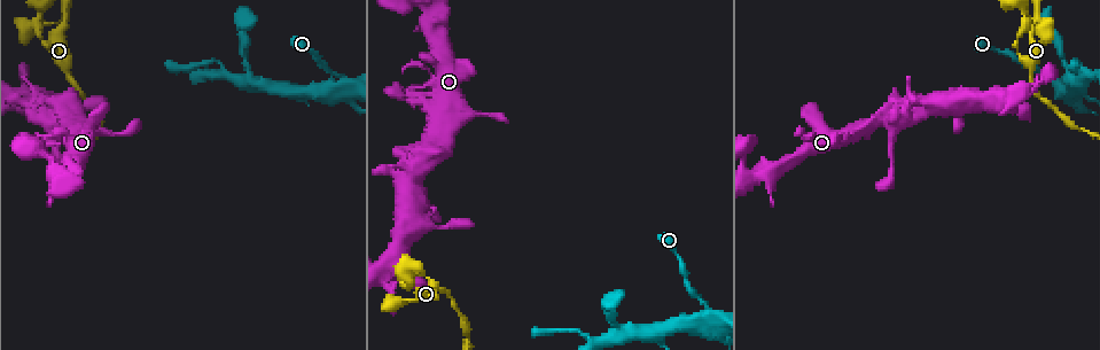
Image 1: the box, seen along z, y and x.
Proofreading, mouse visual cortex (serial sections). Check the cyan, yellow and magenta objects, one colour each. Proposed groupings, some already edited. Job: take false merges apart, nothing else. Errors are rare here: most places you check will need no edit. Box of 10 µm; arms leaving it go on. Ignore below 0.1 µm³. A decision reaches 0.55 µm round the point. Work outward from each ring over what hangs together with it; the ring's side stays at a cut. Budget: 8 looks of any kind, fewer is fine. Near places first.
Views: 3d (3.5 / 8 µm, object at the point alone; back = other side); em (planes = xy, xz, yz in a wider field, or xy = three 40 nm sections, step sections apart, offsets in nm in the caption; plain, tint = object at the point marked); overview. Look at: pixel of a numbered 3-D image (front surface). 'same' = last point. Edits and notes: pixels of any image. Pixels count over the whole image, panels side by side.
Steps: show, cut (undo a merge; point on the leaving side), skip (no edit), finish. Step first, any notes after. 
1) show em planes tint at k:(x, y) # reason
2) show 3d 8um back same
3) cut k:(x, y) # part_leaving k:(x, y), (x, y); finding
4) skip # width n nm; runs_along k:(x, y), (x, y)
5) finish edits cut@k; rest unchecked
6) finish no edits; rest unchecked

show 3d 3.5um at 1:(1058, 84) # abrupt turn

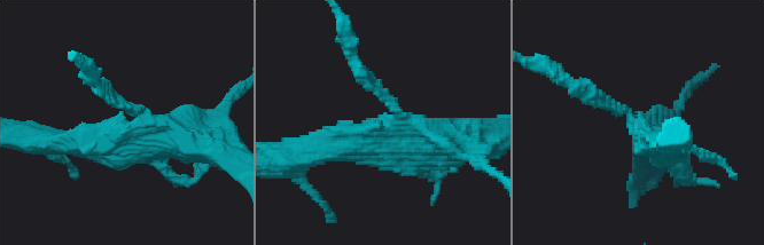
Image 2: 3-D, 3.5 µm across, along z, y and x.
show em xy step 5 tint at 2:(146, 130) # shape alone is not enough

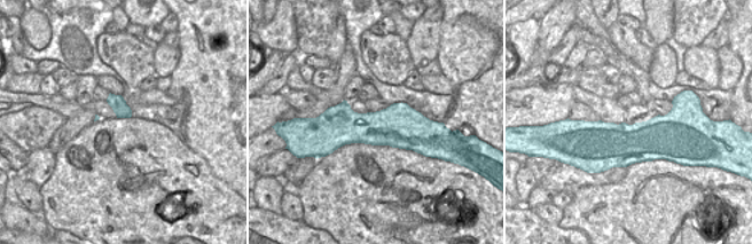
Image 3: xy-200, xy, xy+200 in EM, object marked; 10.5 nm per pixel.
skip # runs_along 2:(592, 94), (662, 143); all the same cell

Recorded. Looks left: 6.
show 3d 3.5um back at 1:(440, 290) # abrupt turn

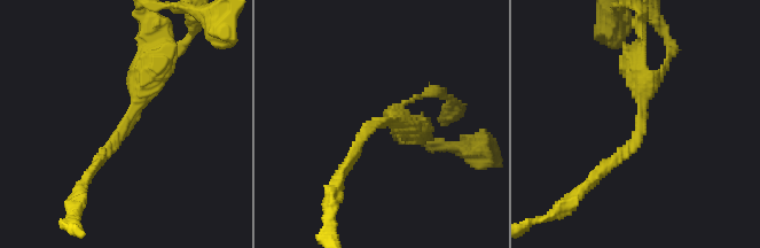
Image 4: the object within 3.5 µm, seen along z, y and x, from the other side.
show em xy step 3 tint at 4:(640, 131) # arm_widths 150, 350 nm

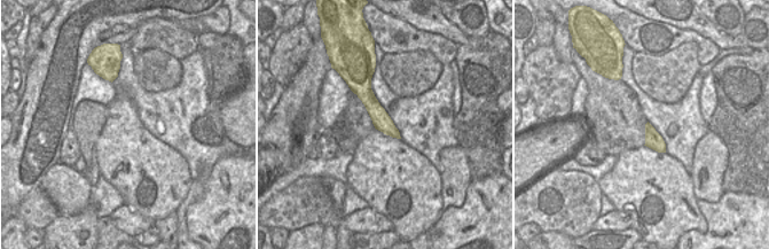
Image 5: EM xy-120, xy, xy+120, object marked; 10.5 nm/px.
skip # all the same cell

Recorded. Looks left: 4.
show 3d 3.5um at 1:(41, 12) # sharp bend

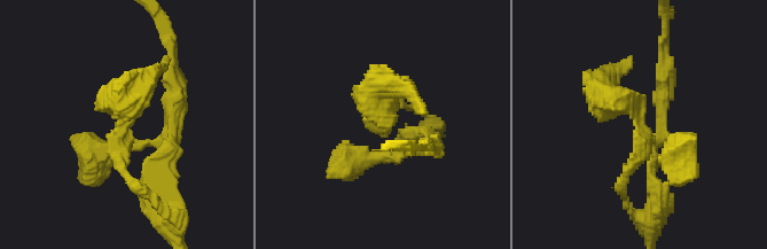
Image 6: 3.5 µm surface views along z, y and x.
show em xy step 1 tint at 6:(383, 121) # arm_widths 150, 350 nm

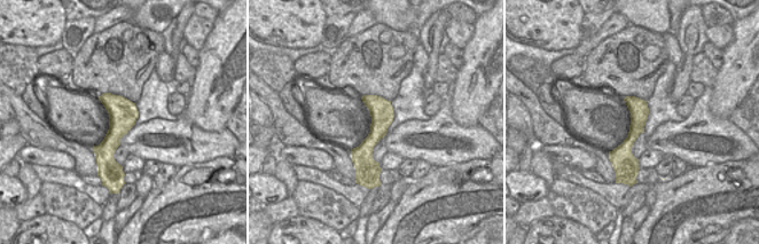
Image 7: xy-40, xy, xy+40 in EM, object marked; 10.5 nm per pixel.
skip # runs_along 7:(374, 97), (369, 168); continuous, no second cell

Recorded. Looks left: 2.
finish no edits; rest unchecked

